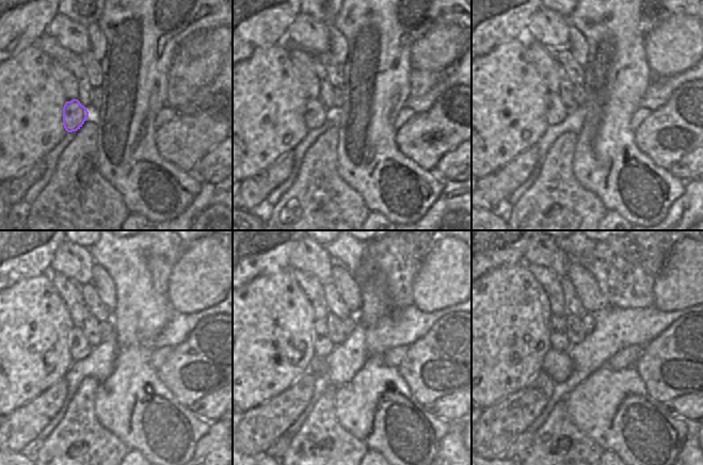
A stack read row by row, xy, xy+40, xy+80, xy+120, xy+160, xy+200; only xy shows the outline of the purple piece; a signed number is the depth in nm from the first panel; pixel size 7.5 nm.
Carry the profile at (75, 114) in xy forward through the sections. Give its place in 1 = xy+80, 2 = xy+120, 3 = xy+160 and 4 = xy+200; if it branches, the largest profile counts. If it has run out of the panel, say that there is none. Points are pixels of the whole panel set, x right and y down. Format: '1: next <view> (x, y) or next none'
1: next xy+80 (556, 112)
2: next xy+120 (79, 348)
3: next xy+160 (321, 342)
4: next xy+200 (558, 338)

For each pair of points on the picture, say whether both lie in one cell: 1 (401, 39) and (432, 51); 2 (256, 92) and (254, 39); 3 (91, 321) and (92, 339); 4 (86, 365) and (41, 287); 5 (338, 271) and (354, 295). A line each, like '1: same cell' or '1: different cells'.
1: different cells
2: different cells
3: same cell
4: different cells
5: same cell

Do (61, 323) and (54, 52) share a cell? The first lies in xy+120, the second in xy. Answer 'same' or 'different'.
different

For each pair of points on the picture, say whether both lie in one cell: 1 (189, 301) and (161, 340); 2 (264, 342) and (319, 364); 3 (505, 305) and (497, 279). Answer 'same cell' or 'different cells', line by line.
1: different cells
2: different cells
3: same cell

